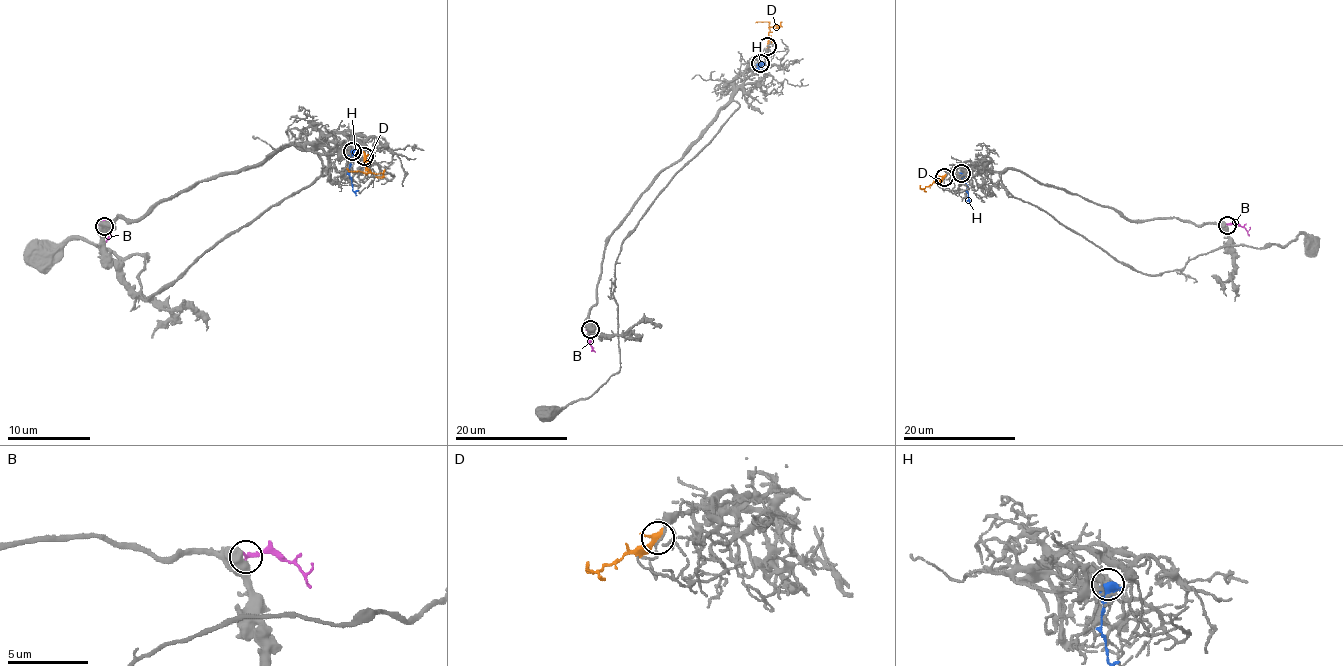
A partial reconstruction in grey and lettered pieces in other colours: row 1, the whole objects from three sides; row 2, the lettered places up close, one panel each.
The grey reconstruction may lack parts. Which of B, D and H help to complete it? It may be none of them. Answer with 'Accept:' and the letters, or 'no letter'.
Accept: H

